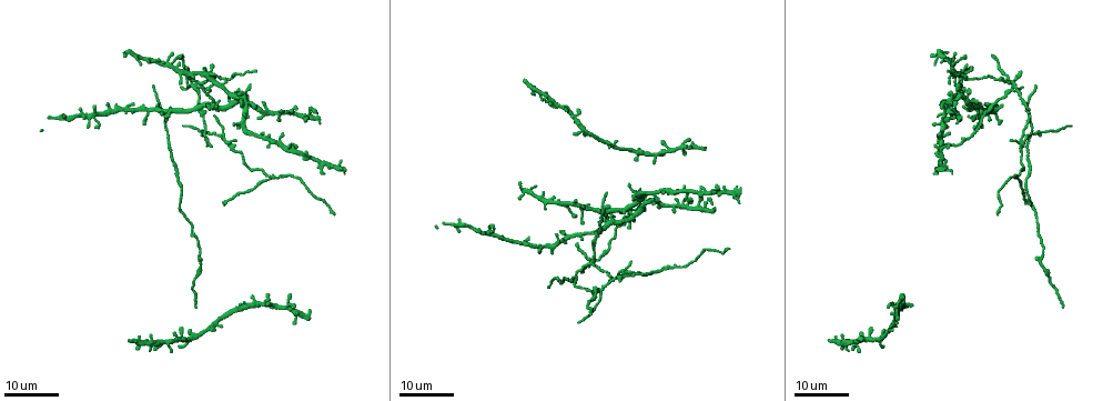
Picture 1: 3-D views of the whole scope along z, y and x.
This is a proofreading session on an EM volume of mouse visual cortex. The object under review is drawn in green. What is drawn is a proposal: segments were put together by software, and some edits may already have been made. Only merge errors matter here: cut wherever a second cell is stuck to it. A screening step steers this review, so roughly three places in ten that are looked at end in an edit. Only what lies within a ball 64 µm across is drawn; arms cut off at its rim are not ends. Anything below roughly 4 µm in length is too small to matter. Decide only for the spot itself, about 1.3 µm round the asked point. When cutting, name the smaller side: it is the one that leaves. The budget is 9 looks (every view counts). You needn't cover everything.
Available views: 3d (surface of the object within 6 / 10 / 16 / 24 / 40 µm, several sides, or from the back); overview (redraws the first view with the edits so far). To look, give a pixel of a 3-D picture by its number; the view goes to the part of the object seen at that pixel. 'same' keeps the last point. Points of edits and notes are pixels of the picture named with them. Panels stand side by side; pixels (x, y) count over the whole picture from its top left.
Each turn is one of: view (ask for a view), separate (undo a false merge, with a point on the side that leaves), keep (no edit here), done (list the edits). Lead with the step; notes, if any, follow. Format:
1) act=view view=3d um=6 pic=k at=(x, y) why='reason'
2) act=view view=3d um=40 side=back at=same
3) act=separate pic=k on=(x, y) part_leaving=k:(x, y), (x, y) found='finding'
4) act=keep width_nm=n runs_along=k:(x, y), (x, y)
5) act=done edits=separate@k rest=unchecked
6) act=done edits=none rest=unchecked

act=view view=3d um=16 pic=1 at=(997, 111) why='branch point'

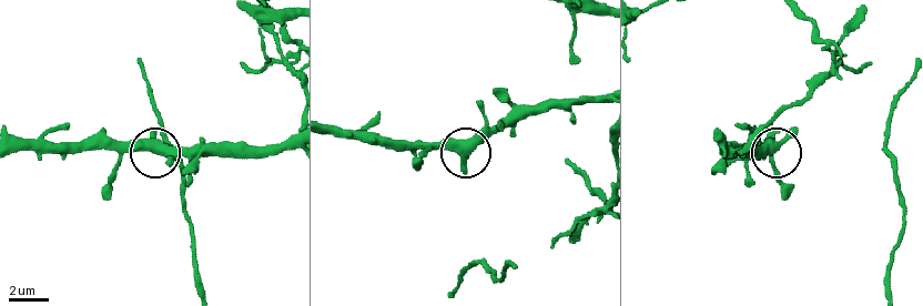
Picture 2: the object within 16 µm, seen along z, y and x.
act=view view=3d um=6 pic=2 at=(460, 152)

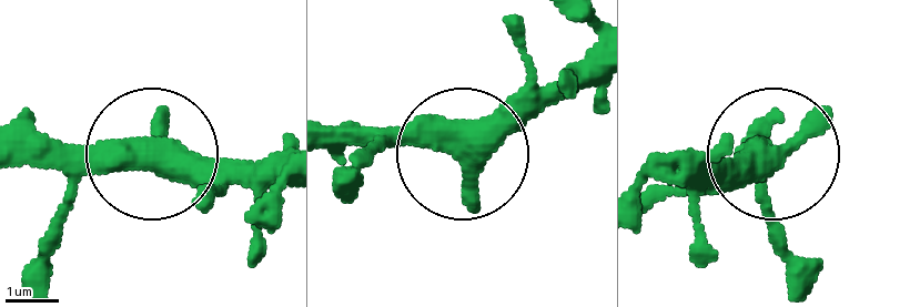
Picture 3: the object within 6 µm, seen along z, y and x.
act=keep side_arm_um=26 runs_along=3:(281, 157), (16, 157) found='all the same cell'

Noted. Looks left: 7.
act=view view=3d um=16 pic=1 at=(983, 114) why='looks like a crossing'

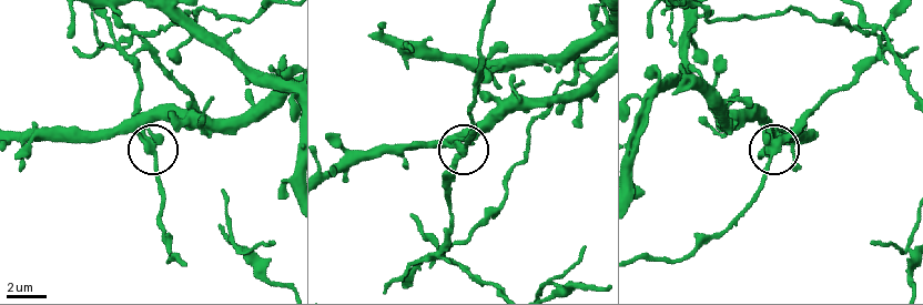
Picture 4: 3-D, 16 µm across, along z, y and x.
act=view view=3d um=6 pic=4 at=(143, 143)

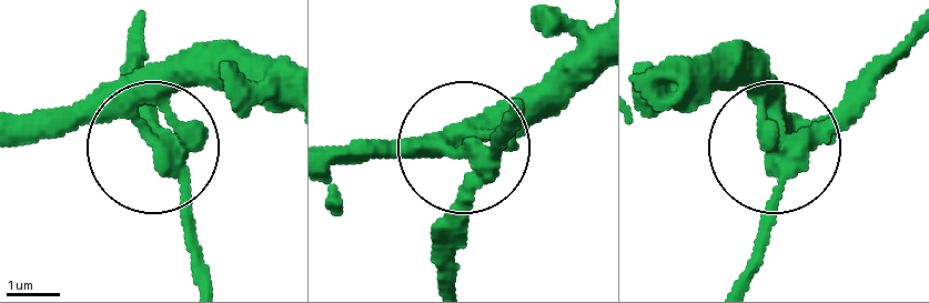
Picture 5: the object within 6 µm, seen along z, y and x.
act=view view=3d um=6 side=back pic=5 at=(154, 145)

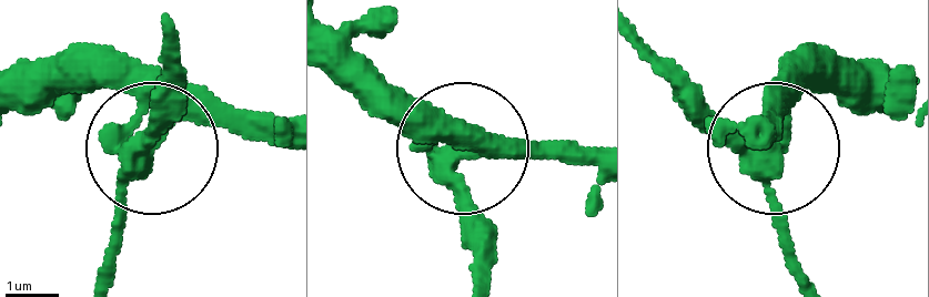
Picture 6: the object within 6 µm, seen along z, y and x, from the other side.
act=separate pic=6 on=(151, 119) part_leaving=6:(134, 155), (161, 49) found='two cells meet here'

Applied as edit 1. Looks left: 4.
act=view view=overview

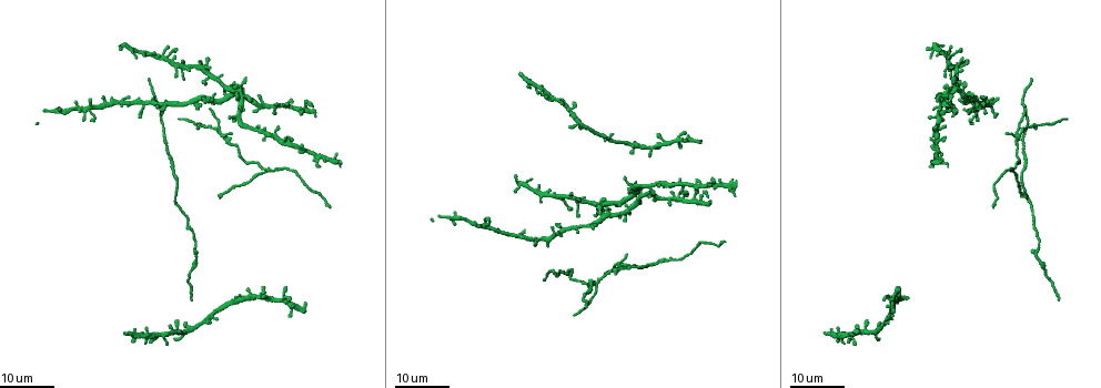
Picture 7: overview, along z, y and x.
act=view view=3d um=24 pic=7 at=(661, 263) why='side arm on a straight run'

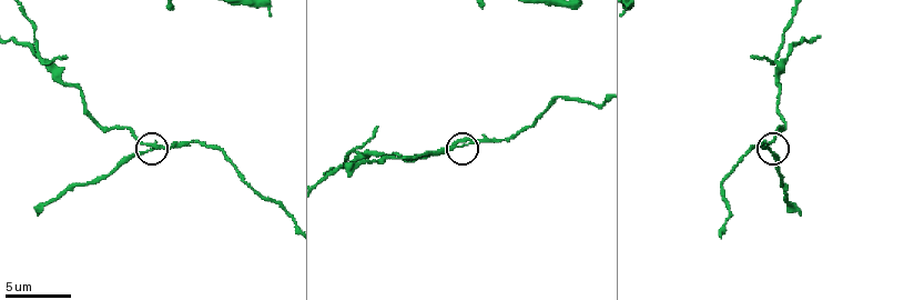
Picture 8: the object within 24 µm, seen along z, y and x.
act=view view=3d um=6 pic=8 at=(150, 148)

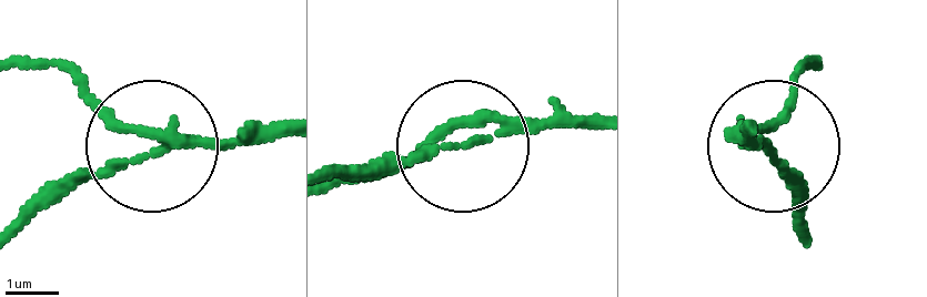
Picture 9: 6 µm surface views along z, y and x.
act=view view=3d um=6 side=back pic=9 at=(153, 150) why='from behind'

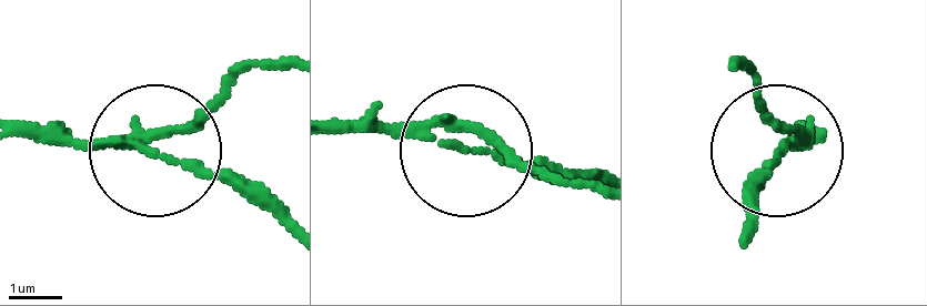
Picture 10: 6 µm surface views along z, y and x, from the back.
act=separate pic=10 on=(169, 162) side_arm_um=11 part_leaving=10:(98, 145), (145, 145), (252, 181), (292, 212) found='a second cell is stuck on'

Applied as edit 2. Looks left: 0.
act=done edits=separate@6,separate@10 rest=unchecked

